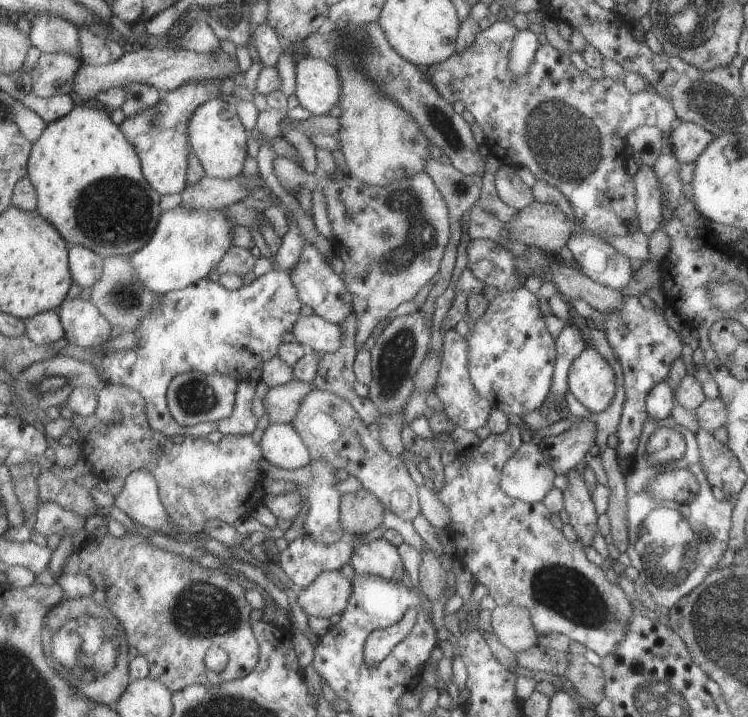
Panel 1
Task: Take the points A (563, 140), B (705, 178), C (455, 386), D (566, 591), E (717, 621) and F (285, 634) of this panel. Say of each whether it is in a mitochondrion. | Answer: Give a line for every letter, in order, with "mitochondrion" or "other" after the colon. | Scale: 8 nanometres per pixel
A: mitochondrion
B: other
C: other
D: mitochondrion
E: mitochondrion
F: other

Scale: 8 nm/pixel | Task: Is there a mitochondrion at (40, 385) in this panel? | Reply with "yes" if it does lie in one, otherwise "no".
yes

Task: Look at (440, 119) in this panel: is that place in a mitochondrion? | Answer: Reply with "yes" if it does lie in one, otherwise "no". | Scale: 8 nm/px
yes

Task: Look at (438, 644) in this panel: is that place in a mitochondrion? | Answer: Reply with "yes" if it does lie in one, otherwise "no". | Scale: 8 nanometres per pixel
no

